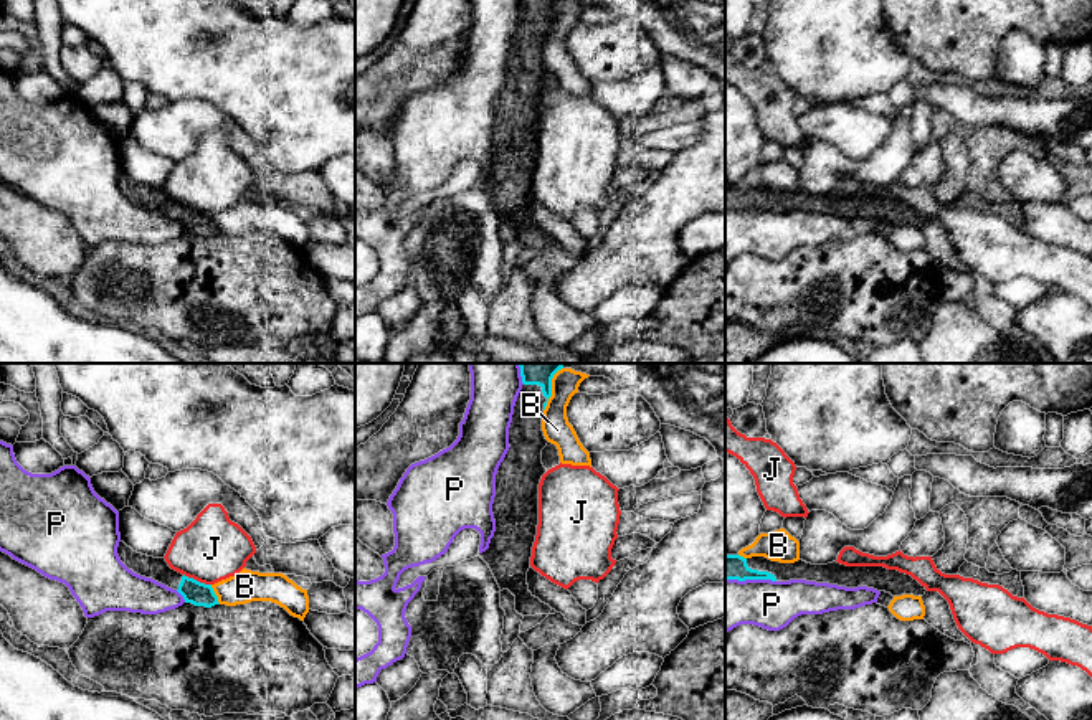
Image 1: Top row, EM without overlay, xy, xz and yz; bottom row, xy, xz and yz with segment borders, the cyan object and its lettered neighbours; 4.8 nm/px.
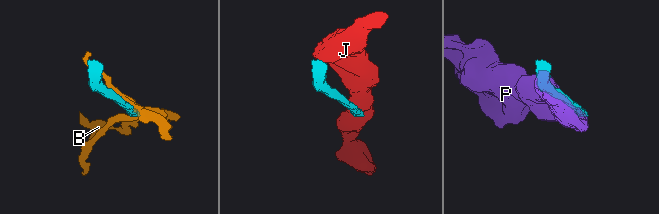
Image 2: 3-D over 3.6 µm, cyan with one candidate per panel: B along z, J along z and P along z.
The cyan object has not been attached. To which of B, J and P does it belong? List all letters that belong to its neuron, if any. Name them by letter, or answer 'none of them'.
none of them

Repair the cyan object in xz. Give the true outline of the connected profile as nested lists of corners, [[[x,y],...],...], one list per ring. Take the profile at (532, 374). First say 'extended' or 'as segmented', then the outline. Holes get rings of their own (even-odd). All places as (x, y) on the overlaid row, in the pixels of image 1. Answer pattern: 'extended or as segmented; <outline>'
extended; [[[519,363],[522,377],[522,390],[517,396],[512,423],[509,428],[509,451],[501,462],[496,474],[496,497],[492,504],[492,514],[496,520],[496,532],[491,538],[489,548],[479,557],[489,565],[501,591],[509,590],[515,596],[515,611],[522,616],[550,614],[552,608],[542,603],[529,591],[527,571],[530,568],[532,547],[539,525],[539,484],[547,469],[542,464],[542,449],[547,446],[547,439],[542,431],[544,410],[552,396],[552,378],[563,368],[562,363]]]

